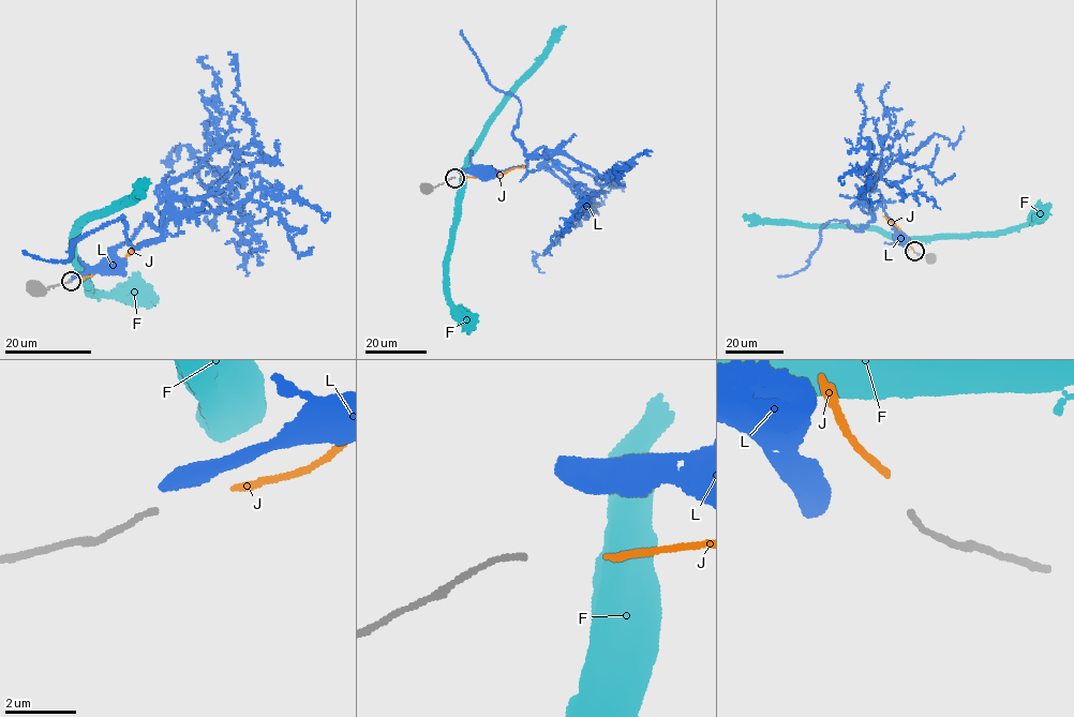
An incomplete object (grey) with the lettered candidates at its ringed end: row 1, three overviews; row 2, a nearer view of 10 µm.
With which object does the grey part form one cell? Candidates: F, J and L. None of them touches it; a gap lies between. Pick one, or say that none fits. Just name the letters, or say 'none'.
J

